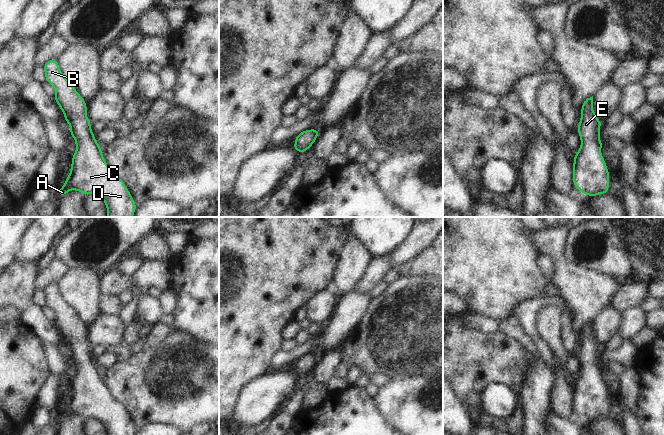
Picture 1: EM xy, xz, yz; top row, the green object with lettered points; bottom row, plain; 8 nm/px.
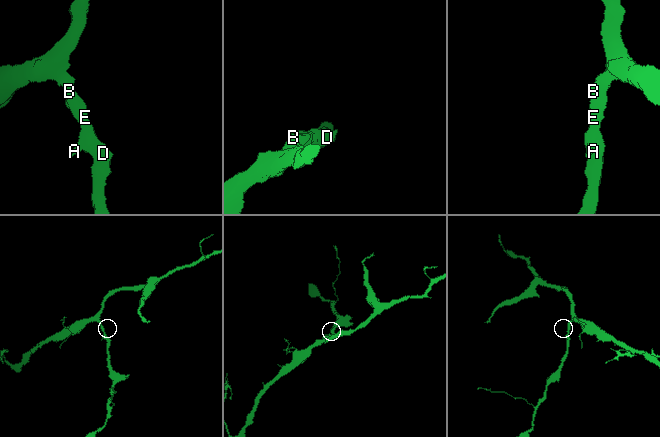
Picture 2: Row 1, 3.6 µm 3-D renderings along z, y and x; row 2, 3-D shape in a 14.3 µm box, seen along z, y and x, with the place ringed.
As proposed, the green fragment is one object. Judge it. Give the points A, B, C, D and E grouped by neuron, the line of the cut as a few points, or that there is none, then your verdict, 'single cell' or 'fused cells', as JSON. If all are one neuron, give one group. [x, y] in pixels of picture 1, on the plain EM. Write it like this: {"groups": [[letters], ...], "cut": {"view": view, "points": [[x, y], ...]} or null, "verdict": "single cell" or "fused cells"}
{"groups": [["A", "B", "C", "D", "E"]], "cut": null, "verdict": "single cell"}

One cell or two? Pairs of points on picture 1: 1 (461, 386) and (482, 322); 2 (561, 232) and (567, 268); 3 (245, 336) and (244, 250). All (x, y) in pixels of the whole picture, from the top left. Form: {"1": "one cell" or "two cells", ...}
{"1": "two cells", "2": "one cell", "3": "one cell"}

